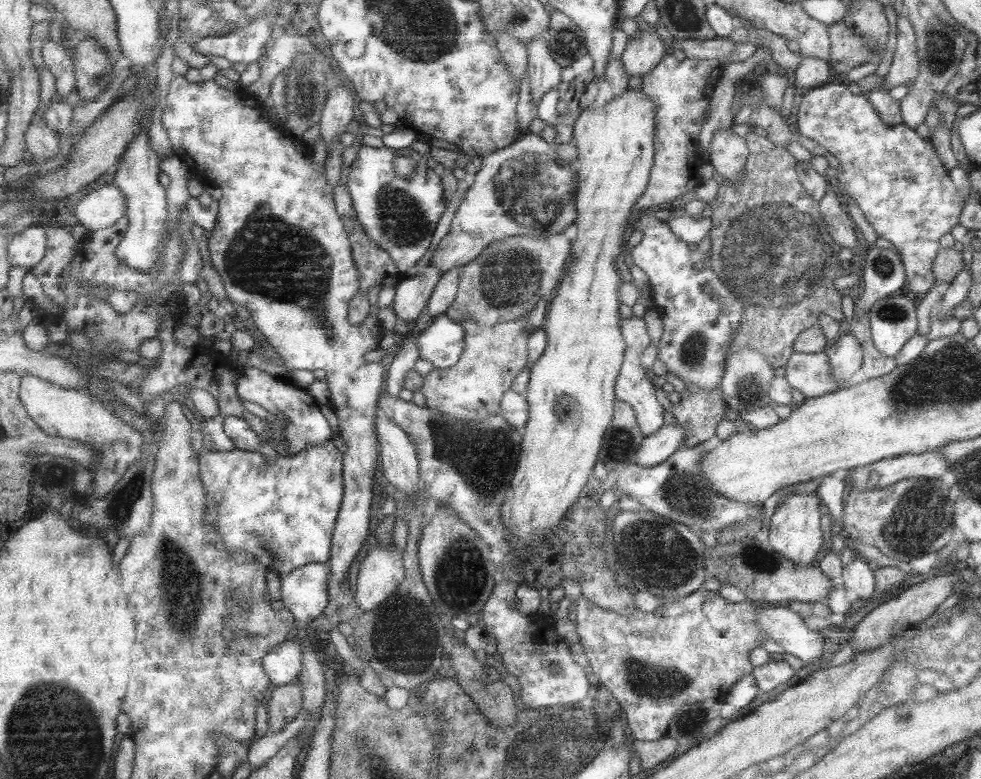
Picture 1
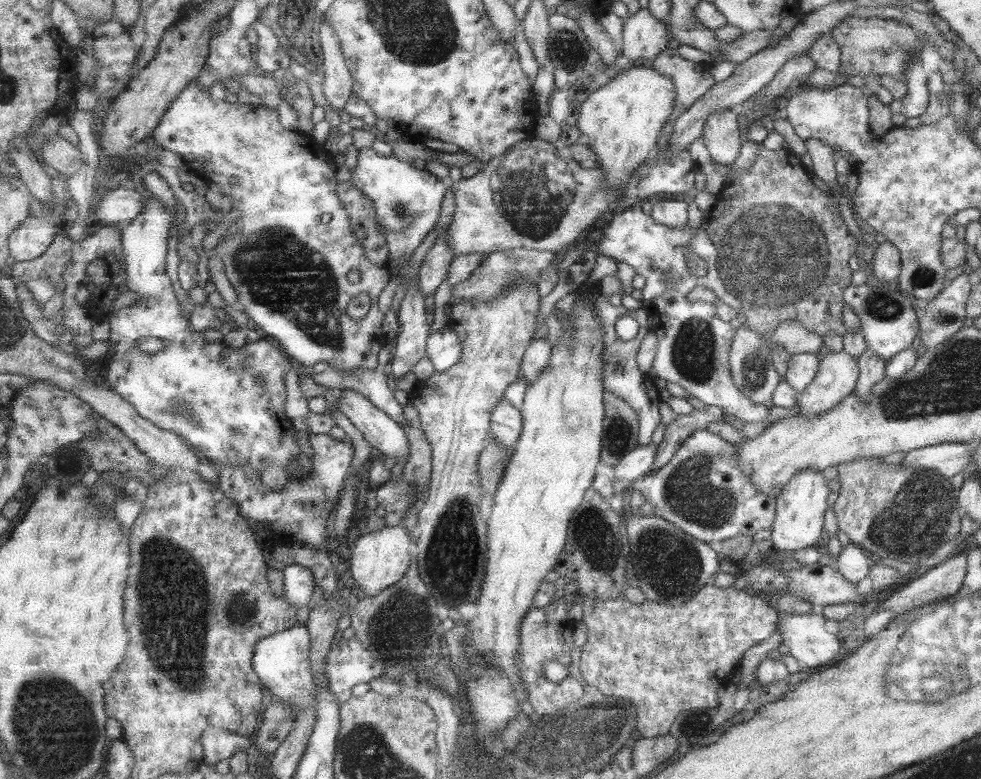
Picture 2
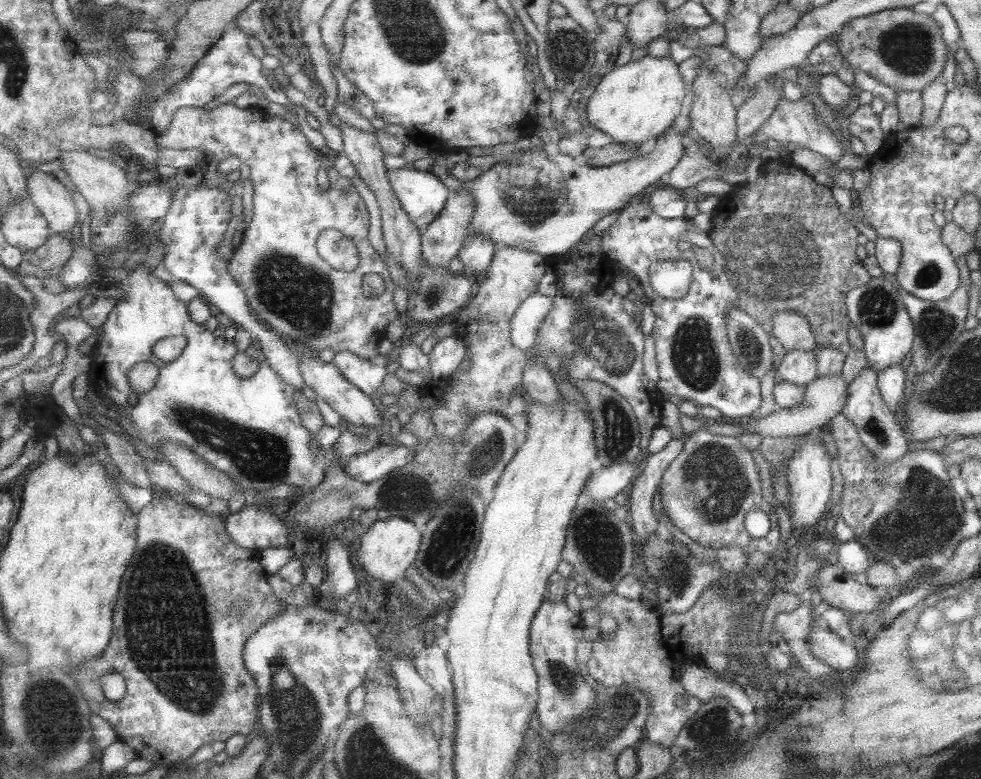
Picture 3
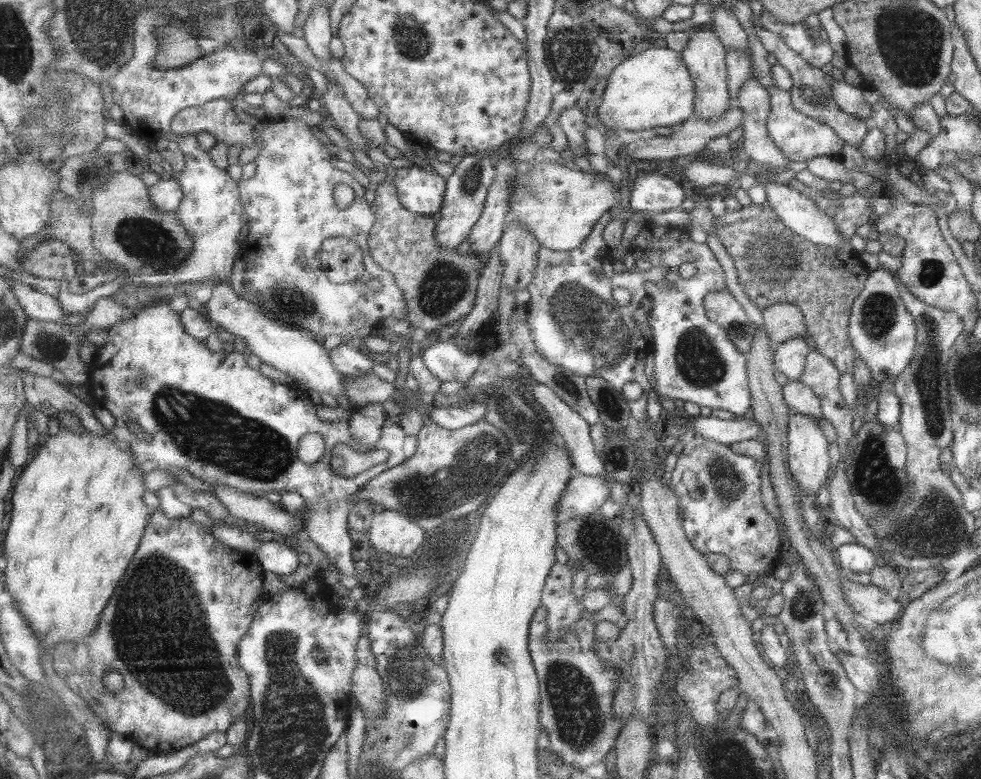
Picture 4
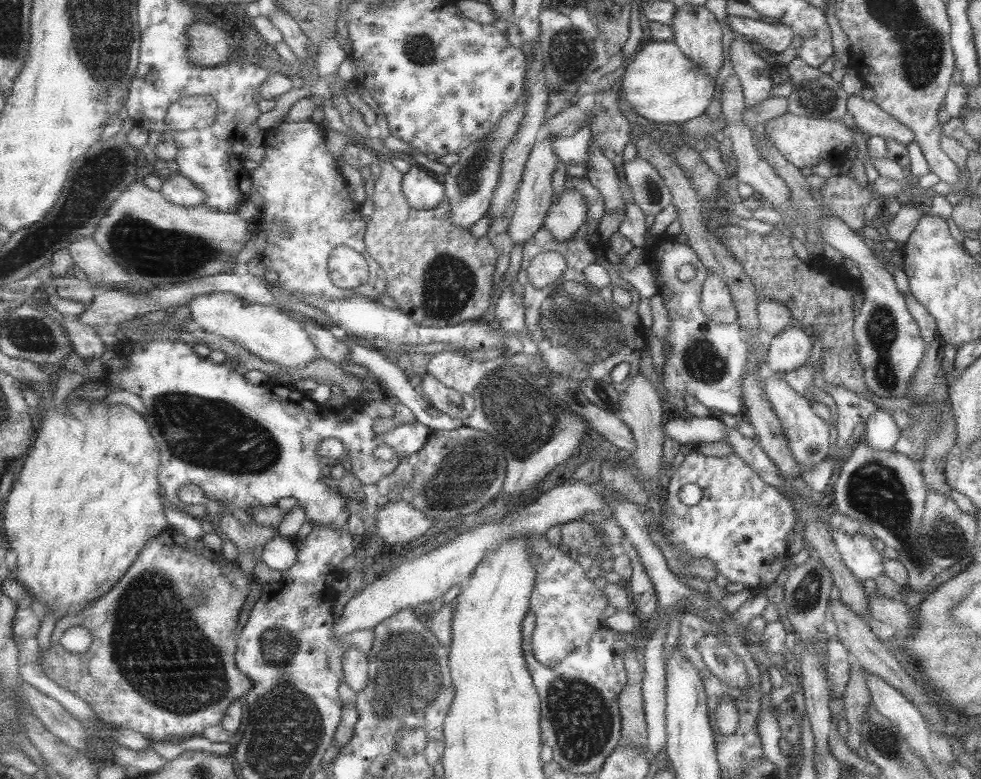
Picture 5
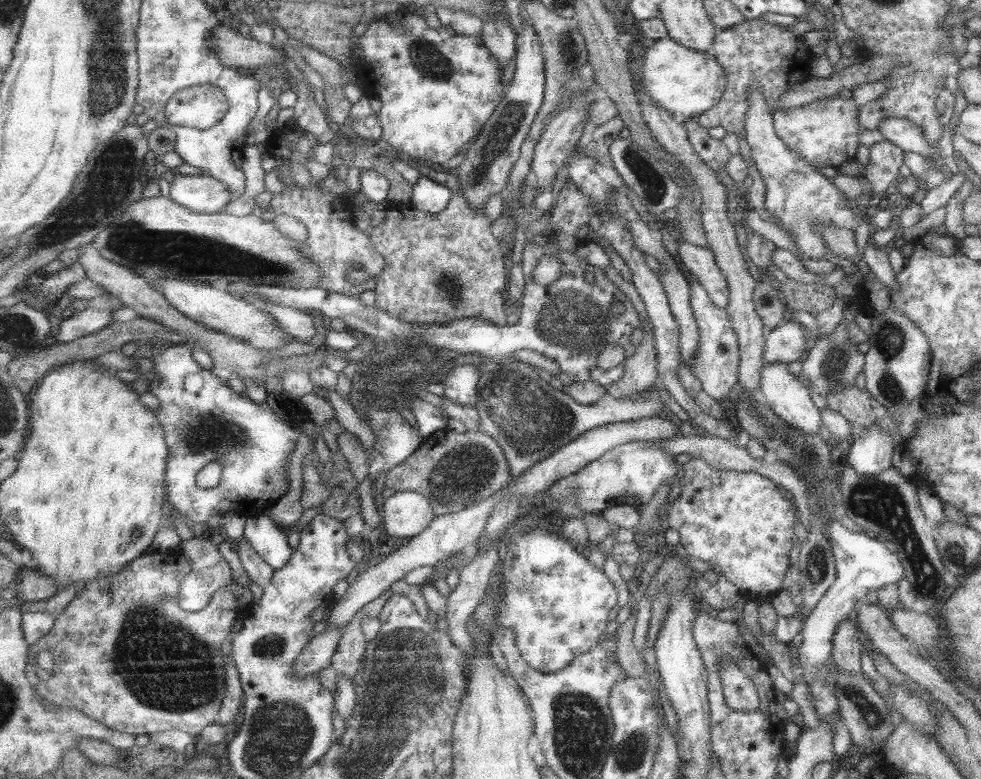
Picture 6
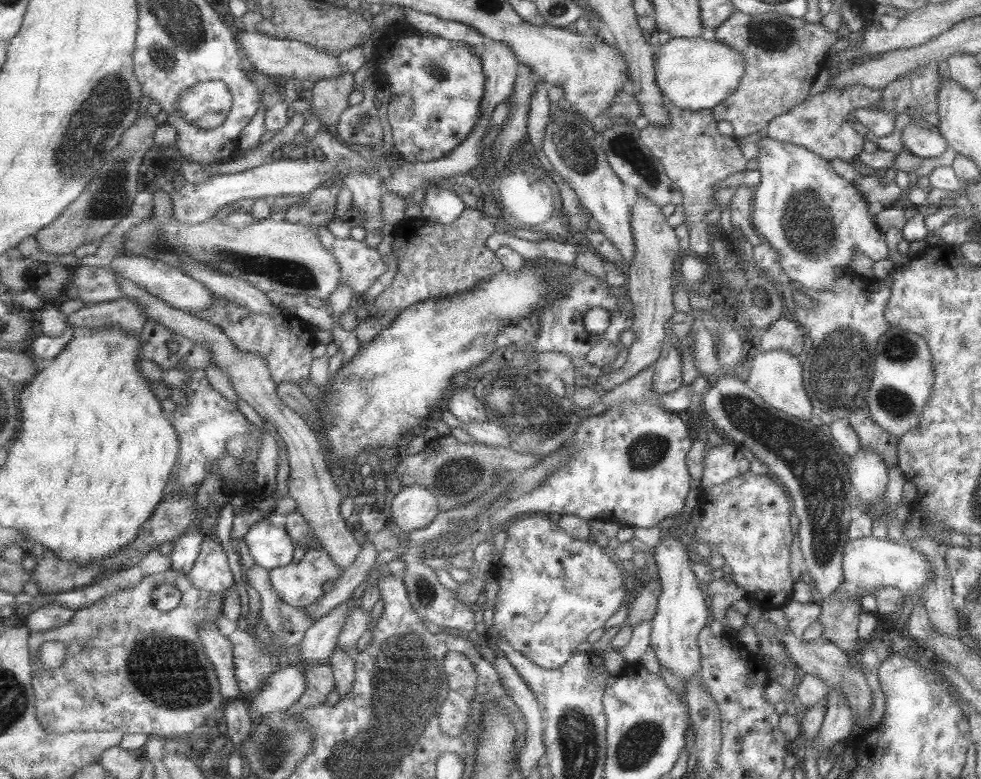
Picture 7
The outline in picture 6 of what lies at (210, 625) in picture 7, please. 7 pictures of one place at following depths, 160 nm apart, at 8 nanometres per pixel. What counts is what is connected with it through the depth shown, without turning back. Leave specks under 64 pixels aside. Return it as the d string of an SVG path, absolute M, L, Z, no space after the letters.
M230 653L226 655L226 677L228 689L222 702L217 724L231 726L231 724L240 722L245 696L242 682L239 680L238 670Z

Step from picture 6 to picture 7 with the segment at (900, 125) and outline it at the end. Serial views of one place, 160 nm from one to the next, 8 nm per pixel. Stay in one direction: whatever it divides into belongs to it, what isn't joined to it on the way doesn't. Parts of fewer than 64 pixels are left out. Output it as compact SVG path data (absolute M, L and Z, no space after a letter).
M915 124L905 126L900 133L902 149L919 158L935 158L945 150L945 139L937 130L924 130Z

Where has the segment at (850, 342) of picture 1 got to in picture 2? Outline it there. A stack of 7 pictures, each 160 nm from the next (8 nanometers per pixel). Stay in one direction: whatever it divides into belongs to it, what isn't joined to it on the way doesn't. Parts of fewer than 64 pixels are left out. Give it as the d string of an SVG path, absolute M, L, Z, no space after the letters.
M843 351L825 354L811 383L796 396L798 415L814 417L829 410L853 391L857 378L857 362L849 354Z

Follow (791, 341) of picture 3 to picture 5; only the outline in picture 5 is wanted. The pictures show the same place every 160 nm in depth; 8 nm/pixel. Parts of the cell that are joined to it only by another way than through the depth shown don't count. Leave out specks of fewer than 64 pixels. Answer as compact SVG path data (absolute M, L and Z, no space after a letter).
M758 300L755 312L757 314L758 329L769 334L769 337L781 333L785 328L794 324L786 306L775 300Z

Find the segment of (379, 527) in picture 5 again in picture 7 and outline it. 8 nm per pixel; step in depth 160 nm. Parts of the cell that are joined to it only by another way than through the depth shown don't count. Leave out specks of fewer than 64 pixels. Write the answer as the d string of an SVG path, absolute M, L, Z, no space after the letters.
M420 484L402 486L390 503L391 521L403 533L429 526L440 513L438 497Z

